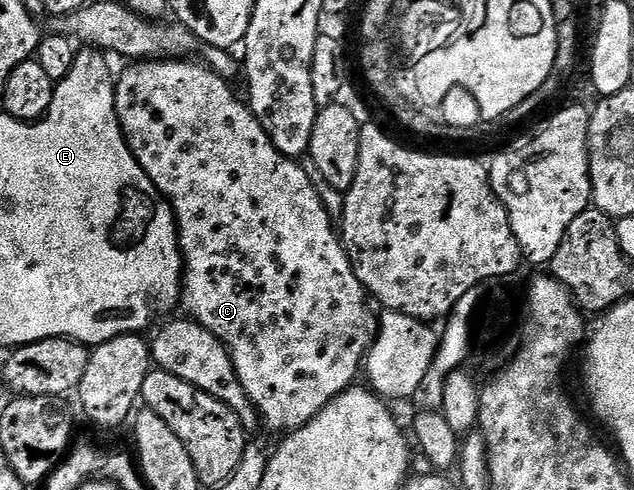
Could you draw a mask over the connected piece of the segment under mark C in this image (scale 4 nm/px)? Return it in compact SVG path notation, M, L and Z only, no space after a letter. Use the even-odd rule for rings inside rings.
M168 59L165 61L141 61L138 63L128 64L128 69L123 74L118 74L115 82L115 110L117 111L117 119L119 126L123 129L123 134L127 140L128 147L131 148L131 153L137 159L137 163L145 171L145 175L149 175L151 182L159 188L160 193L167 198L172 213L175 214L175 223L179 231L179 251L183 255L183 276L181 278L181 305L182 308L187 308L190 320L196 321L199 325L204 325L210 333L221 342L229 351L229 355L233 359L233 367L237 371L237 379L241 379L241 387L245 387L245 395L253 403L253 407L258 411L262 424L268 425L273 432L278 435L286 435L293 432L295 429L305 427L305 423L309 423L321 410L328 405L329 402L337 395L341 395L345 390L352 388L356 384L355 376L360 376L361 366L364 364L372 341L375 338L377 321L369 310L367 310L367 301L369 302L369 294L364 289L361 282L357 279L357 275L353 271L351 261L347 257L347 252L343 250L340 234L331 224L333 218L327 213L325 207L322 206L321 199L318 198L317 191L314 190L313 184L302 170L298 160L281 155L281 151L277 151L277 147L269 139L269 135L261 127L258 119L252 115L250 108L242 100L241 102L235 98L235 93L230 89L228 82L224 78L218 77L213 70L207 68L202 63L196 63L191 59Z

